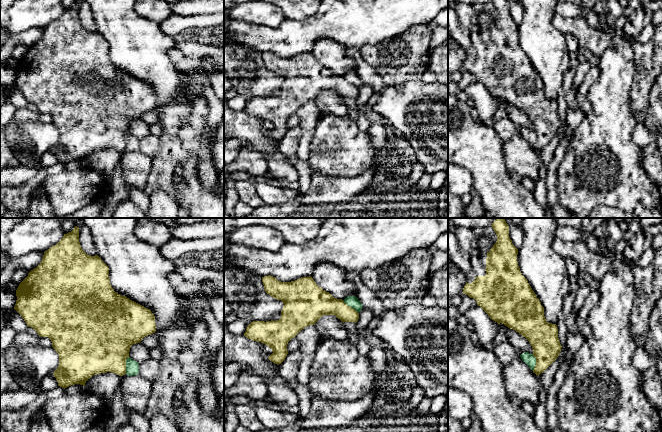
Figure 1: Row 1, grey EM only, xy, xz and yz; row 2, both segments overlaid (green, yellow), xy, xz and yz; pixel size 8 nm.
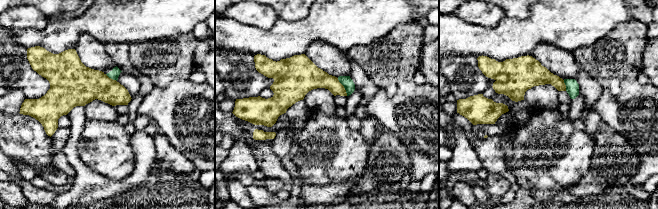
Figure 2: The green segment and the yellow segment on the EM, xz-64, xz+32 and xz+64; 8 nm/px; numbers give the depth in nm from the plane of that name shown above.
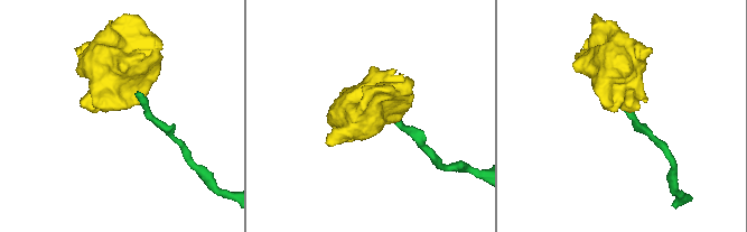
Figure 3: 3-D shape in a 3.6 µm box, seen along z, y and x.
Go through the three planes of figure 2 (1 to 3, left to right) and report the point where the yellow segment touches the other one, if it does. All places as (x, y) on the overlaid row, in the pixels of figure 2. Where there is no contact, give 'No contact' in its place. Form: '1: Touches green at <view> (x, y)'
1: Touches green at xz-64 (111, 78)
2: Touches green at xz+32 (344, 87)
3: Touches green at xz+64 (565, 84)

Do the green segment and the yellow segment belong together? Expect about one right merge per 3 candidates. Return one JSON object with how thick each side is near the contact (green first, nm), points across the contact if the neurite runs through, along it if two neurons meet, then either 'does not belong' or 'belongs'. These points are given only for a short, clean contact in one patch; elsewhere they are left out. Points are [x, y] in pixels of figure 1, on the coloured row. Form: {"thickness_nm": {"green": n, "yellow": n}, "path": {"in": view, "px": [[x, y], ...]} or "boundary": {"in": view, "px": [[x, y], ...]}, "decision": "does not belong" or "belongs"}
{"thickness_nm": {"green": 110, "yellow": 440}, "boundary": {"in": "xy", "px": [[129, 357], [126, 359], [125, 373]]}, "decision": "does not belong"}

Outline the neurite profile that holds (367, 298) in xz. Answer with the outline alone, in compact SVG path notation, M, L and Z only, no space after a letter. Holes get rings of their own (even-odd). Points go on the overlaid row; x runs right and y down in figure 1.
M347 271L346 273L347 278L356 286L356 297L363 307L368 308L373 316L381 318L386 313L386 309L375 294L363 284L359 272Z

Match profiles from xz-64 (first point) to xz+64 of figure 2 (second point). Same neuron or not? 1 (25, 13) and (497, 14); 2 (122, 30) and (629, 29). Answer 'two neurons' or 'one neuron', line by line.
1: one neuron
2: two neurons

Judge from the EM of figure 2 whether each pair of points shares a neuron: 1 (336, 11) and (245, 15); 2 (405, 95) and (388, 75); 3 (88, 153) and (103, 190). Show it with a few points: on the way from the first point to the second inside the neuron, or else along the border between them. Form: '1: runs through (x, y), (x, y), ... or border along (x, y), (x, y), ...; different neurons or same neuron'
1: border along (278, 18), (270, 27), (255, 27); different neurons
2: border along (412, 80), (401, 81), (393, 92), (379, 88); different neurons
3: border along (81, 160), (93, 171), (118, 181); different neurons

